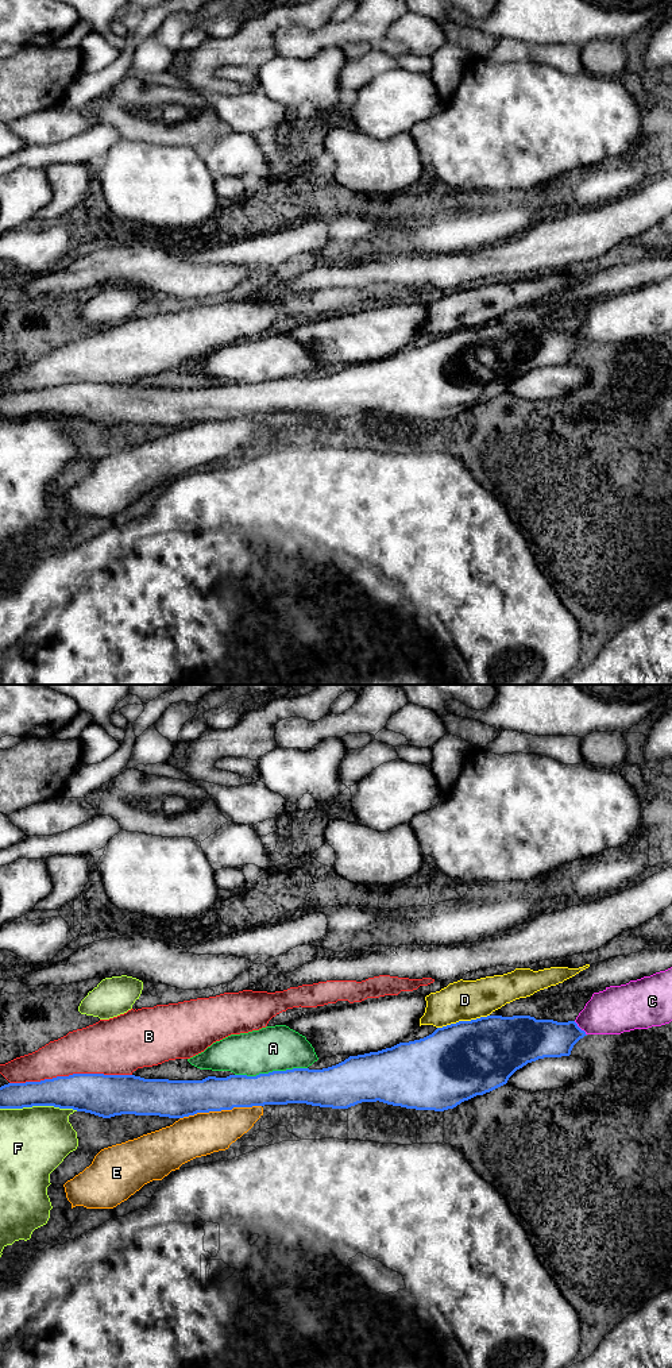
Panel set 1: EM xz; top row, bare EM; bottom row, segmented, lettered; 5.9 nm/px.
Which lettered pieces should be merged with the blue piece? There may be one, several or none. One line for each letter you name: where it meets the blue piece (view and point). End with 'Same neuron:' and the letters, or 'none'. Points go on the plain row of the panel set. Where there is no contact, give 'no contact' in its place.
Same neuron: none

